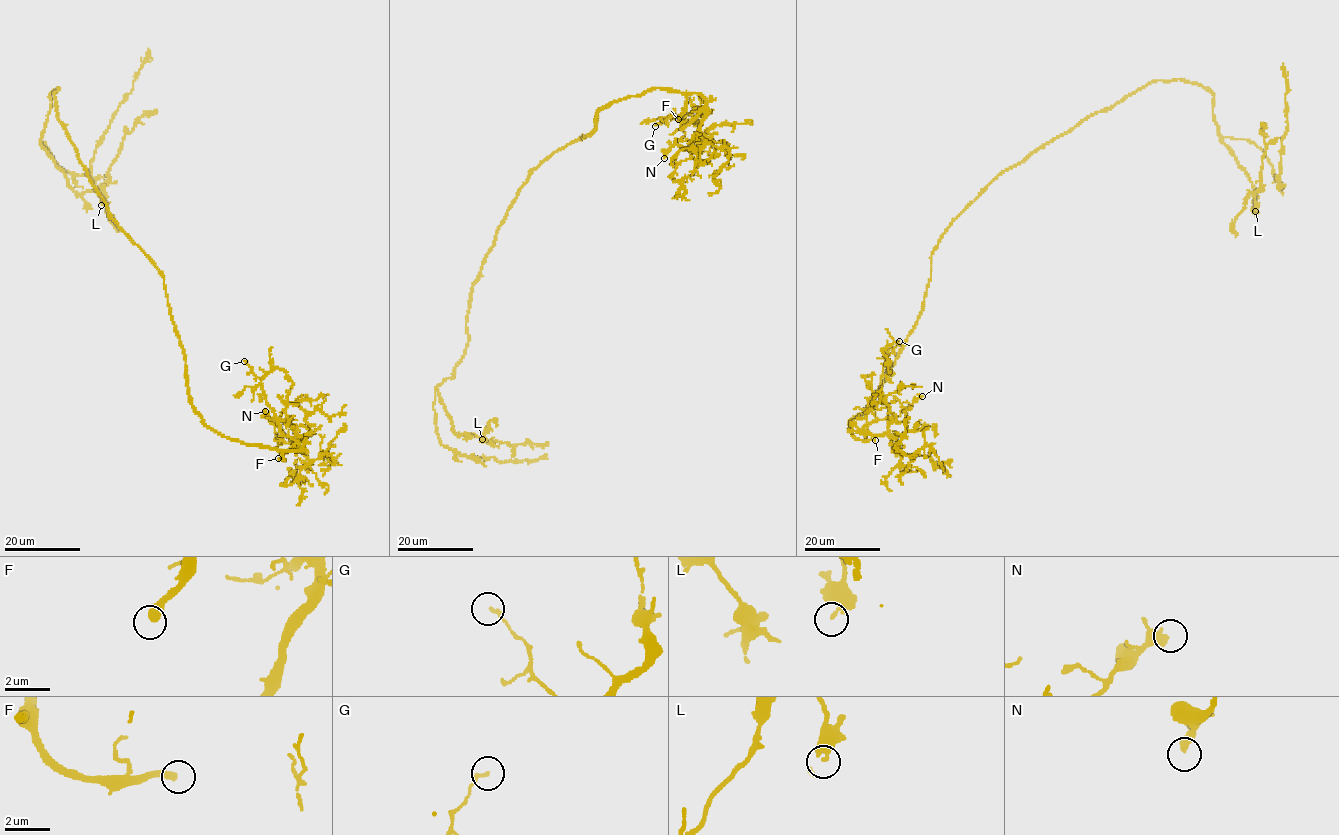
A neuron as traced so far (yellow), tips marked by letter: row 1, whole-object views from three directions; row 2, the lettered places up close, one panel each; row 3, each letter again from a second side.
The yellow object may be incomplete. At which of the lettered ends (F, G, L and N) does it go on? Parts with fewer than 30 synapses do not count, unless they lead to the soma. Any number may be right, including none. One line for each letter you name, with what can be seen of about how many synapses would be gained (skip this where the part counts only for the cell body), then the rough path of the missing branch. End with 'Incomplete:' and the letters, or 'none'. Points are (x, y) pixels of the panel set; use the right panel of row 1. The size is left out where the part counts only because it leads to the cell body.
F: about 140 synapses; missing branch runs (875, 440), (904, 447), (905, 454), (910, 455), (918, 443), (919, 433), (913, 416)
Incomplete: F

